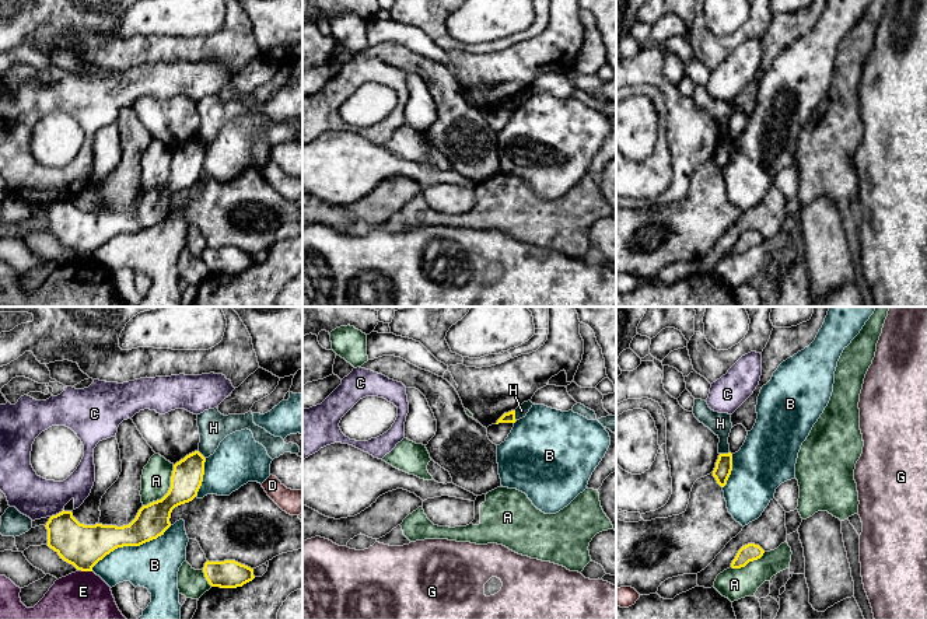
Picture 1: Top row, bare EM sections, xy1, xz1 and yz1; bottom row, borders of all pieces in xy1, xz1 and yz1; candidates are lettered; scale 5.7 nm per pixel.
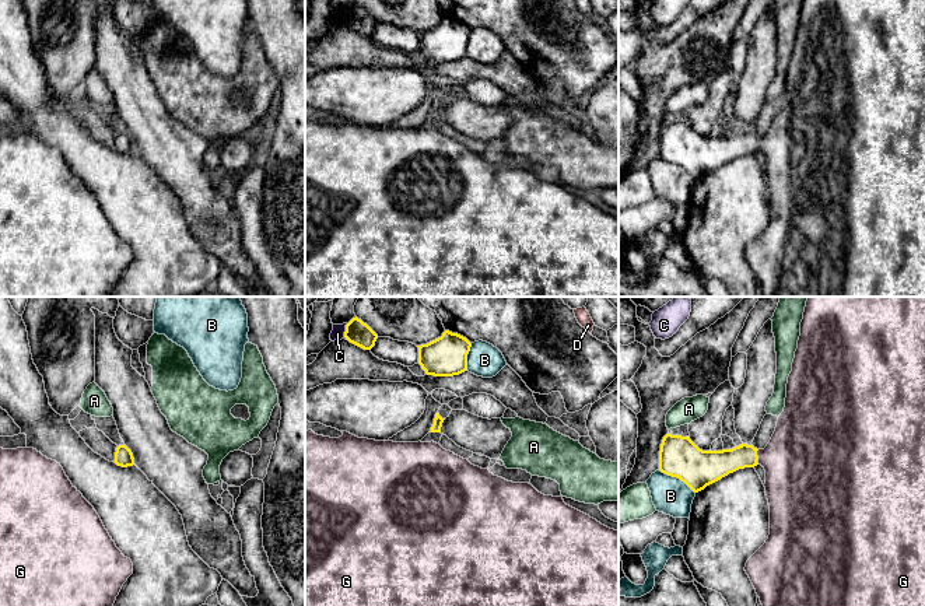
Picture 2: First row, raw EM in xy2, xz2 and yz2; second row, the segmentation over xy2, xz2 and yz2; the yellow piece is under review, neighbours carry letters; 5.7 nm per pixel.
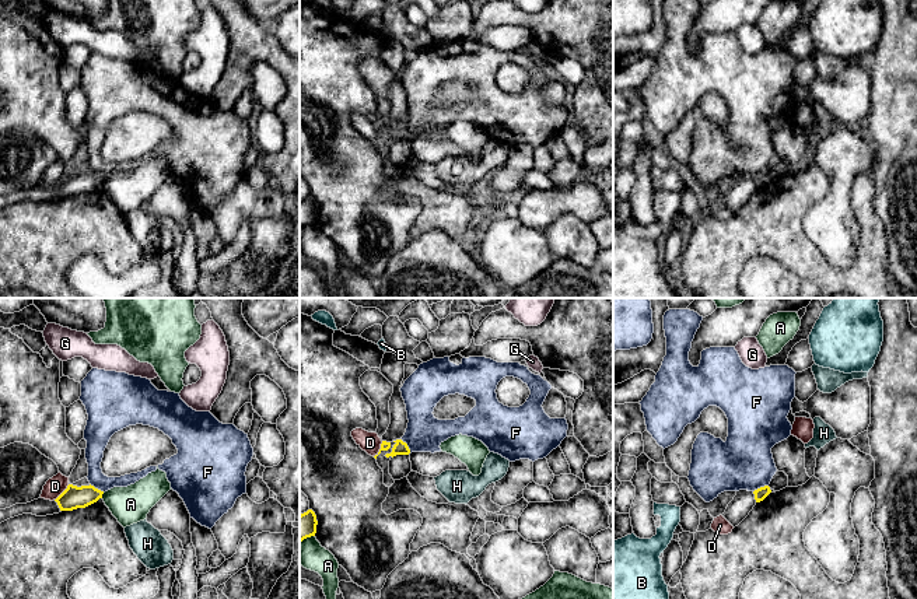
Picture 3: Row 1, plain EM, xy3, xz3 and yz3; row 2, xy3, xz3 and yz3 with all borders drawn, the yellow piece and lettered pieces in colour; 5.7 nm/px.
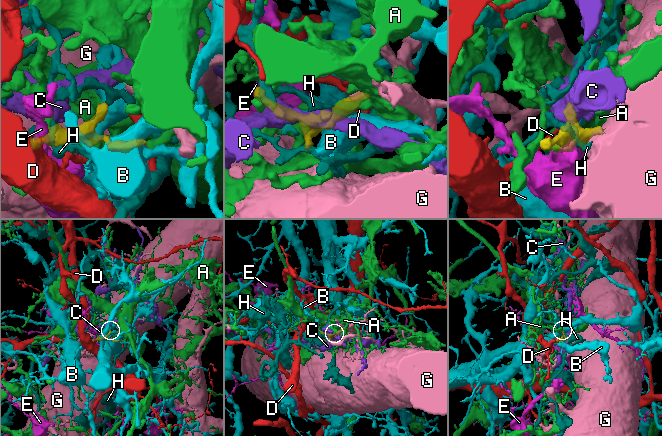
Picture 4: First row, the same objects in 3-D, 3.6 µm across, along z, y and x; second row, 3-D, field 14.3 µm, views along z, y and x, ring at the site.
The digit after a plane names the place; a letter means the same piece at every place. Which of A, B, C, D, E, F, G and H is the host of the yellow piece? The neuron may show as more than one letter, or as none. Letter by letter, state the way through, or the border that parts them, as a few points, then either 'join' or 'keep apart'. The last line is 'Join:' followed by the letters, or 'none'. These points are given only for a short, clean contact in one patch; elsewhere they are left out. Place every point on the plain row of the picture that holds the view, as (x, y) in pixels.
A: keep apart
B: keep apart
C: border along xz2 (347, 10), (344, 24); keep apart
D: border along xy3 (69, 171), (55, 186); keep apart
E: border along xy1 (81, 256), (91, 258); keep apart
F: border along xz3 (401, 126), (410, 139); keep apart
G: runs through yz2 (715, 151), (740, 143), (757, 143), (801, 147); join
H: border along xz1 (514, 97), (516, 107); keep apart
Join: G

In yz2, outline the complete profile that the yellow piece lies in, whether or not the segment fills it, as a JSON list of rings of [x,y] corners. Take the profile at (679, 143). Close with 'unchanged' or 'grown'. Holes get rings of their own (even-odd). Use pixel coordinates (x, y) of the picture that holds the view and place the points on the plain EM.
[[[803,0],[785,94],[764,136],[742,130],[732,136],[702,137],[690,123],[668,119],[659,137],[659,157],[680,165],[694,179],[729,160],[757,151],[765,157],[770,221],[747,246],[744,258],[763,297],[925,297],[925,0]]] | grown

